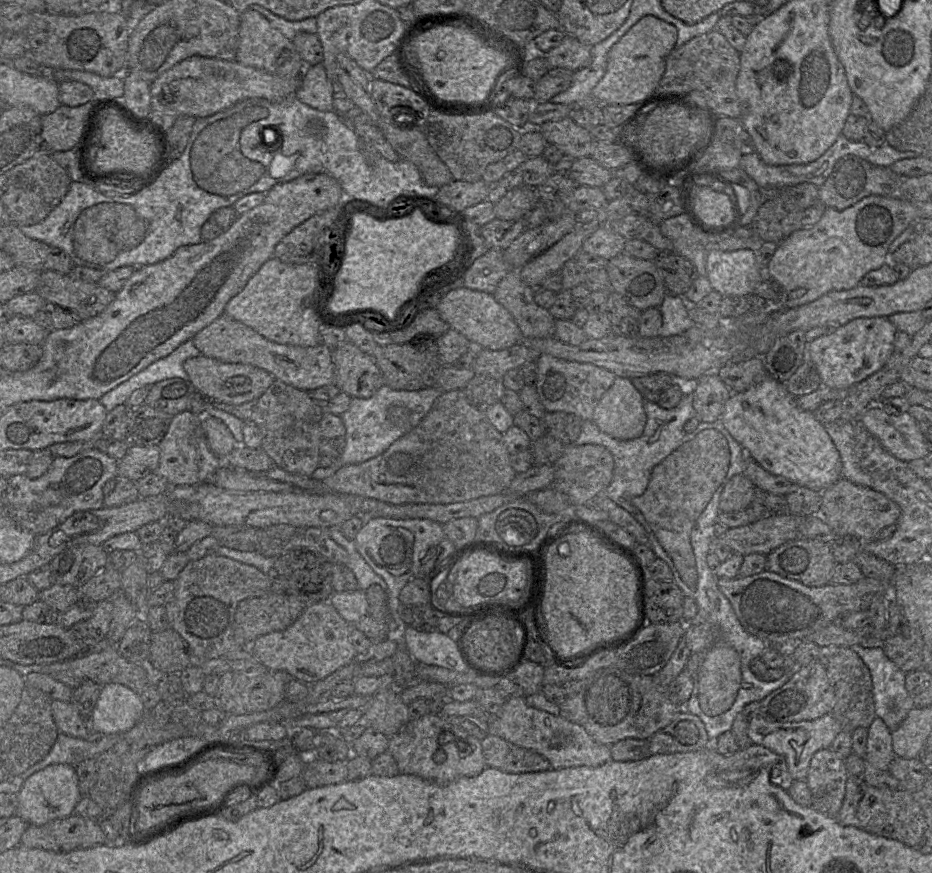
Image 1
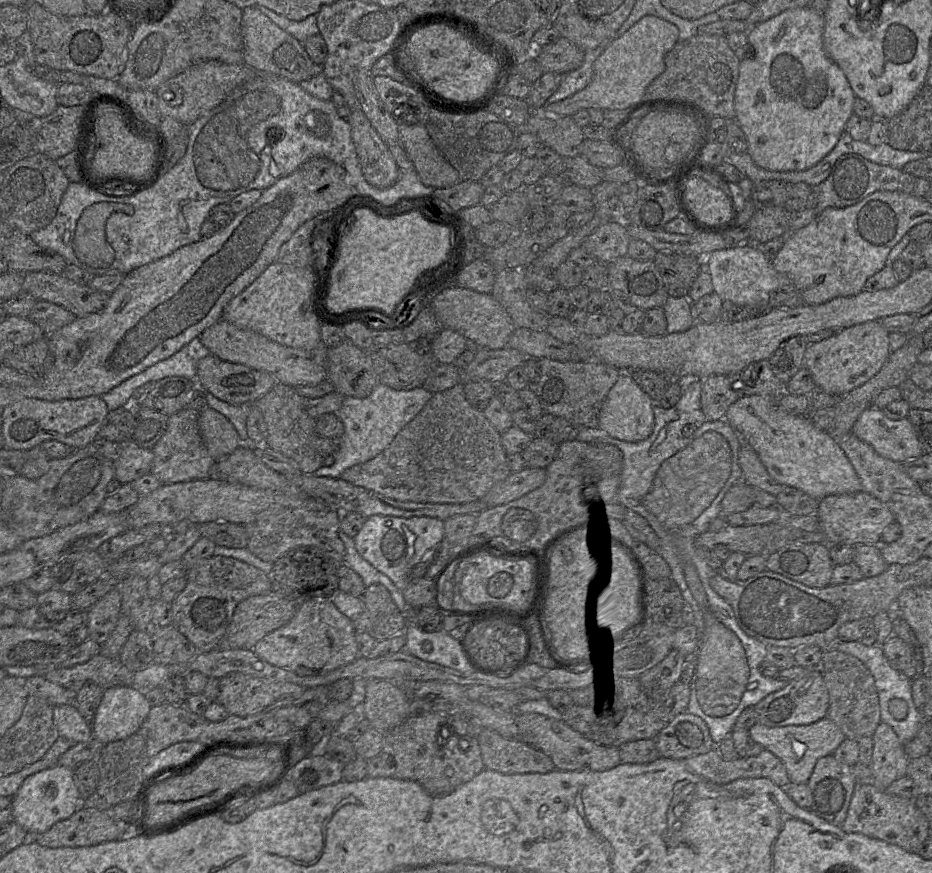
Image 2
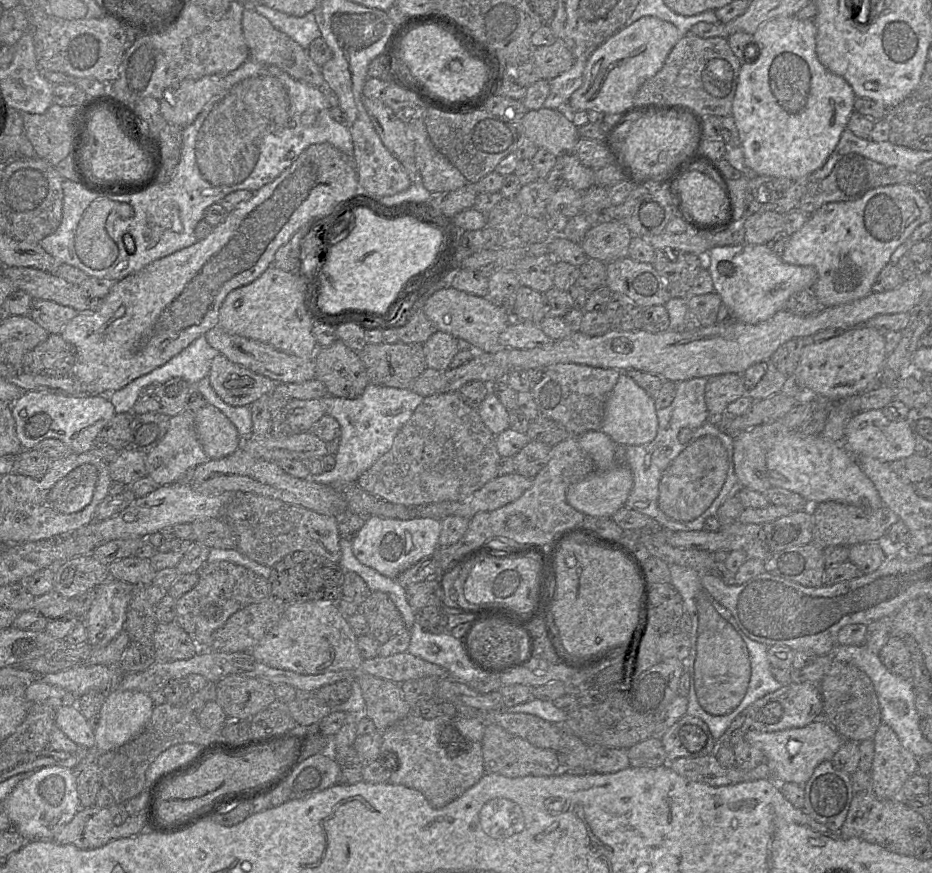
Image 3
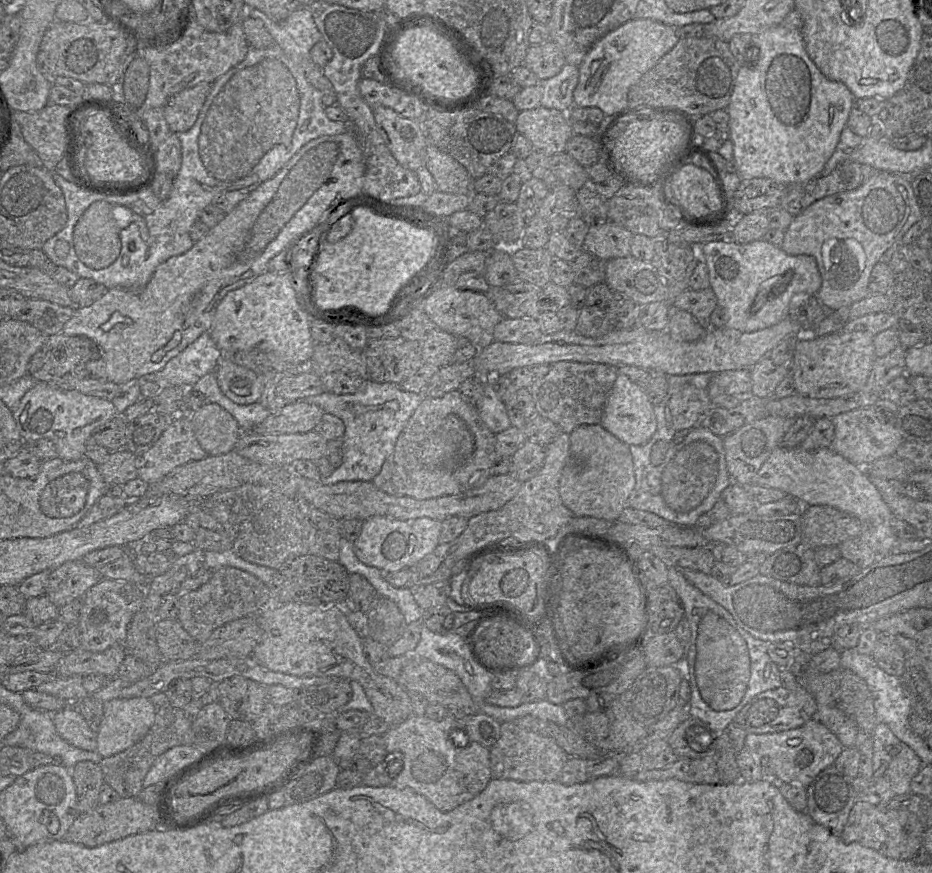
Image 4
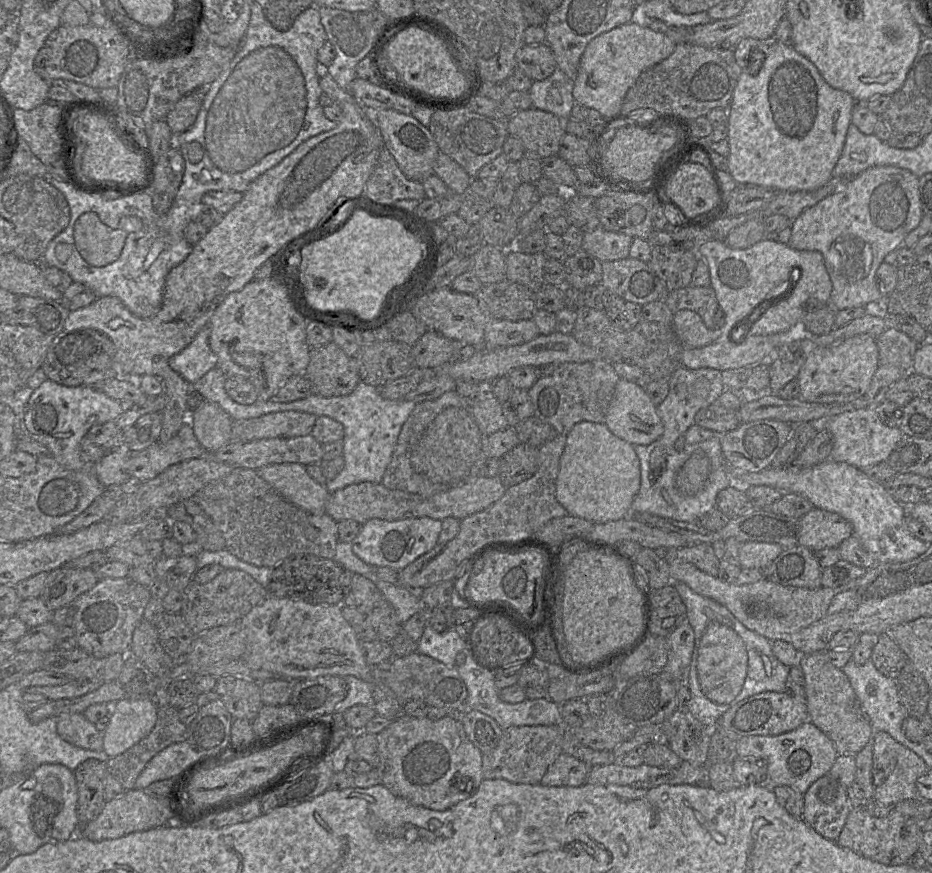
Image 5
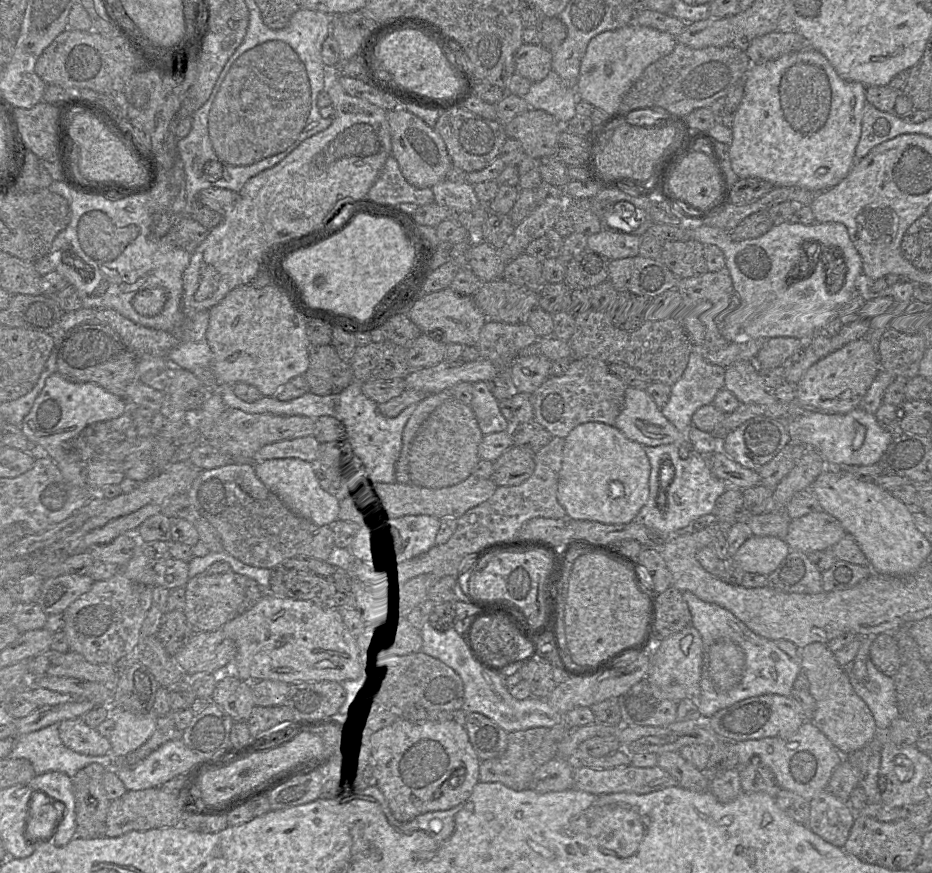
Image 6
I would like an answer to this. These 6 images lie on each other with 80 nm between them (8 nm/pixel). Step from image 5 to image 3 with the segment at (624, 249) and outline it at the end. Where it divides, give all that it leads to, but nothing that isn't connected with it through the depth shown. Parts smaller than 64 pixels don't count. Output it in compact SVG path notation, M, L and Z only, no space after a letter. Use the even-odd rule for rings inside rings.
M613 219L594 224L580 244L588 258L608 263L628 256L632 237L624 224Z

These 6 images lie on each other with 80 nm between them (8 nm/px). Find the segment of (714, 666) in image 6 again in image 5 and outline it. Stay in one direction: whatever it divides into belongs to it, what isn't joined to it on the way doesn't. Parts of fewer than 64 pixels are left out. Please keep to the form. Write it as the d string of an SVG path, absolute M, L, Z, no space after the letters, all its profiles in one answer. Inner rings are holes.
M671 582L679 593L687 614L687 621L695 634L694 651L688 672L690 690L689 716L707 729L713 729L718 718L733 705L763 692L785 692L790 667L780 662L772 652L771 641L746 628L726 607L697 594L683 582Z

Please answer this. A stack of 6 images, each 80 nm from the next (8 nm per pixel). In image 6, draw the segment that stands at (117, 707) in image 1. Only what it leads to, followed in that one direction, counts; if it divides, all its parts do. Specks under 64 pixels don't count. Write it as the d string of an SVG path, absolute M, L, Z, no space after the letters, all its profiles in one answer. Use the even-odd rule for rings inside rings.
M112 710L112 713L115 725L109 742L113 758L123 758L138 749L155 731L155 713L136 715L124 710Z

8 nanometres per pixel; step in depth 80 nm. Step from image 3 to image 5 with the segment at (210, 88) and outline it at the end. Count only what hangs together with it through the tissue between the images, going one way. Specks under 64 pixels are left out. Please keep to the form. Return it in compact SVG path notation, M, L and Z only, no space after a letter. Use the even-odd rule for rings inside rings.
M203 90L183 96L167 114L165 120L173 134L185 132L194 124L203 103Z

